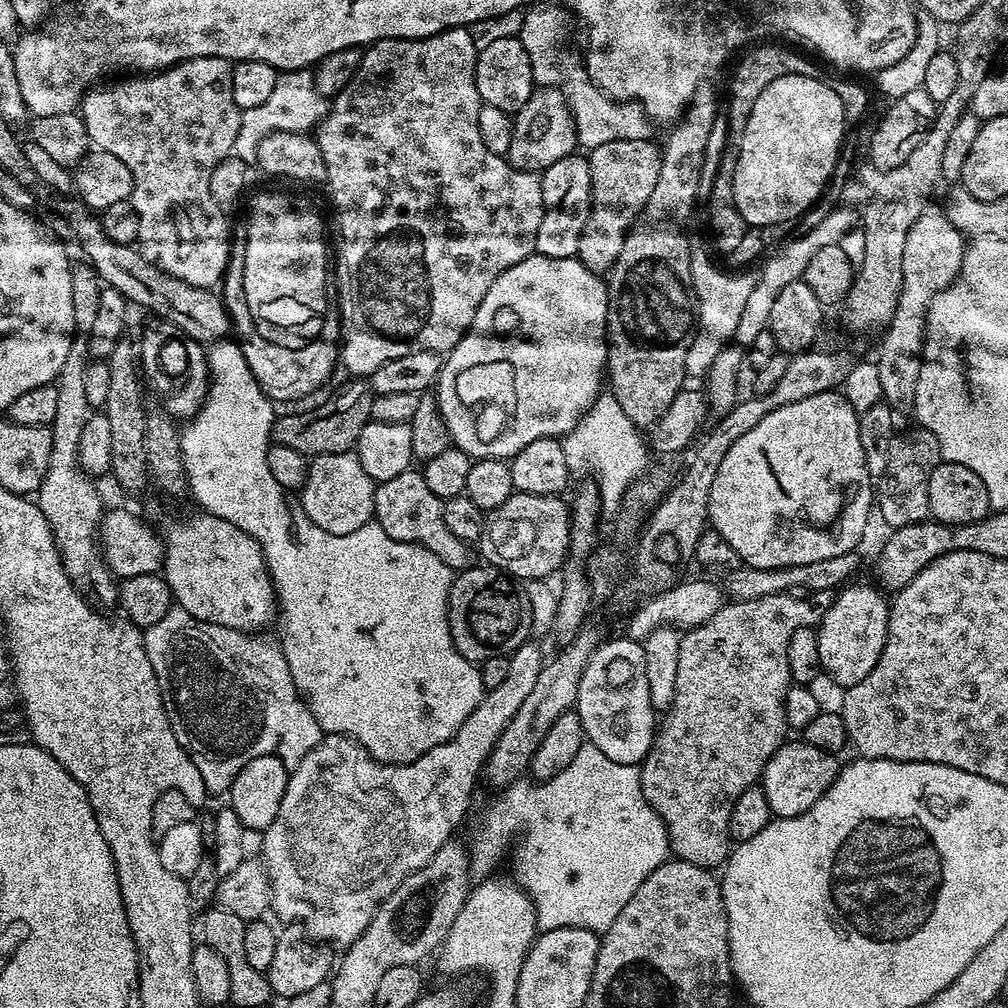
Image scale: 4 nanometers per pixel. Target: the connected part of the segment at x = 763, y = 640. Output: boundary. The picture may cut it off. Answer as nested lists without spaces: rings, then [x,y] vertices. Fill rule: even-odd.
[[[779,592],[778,594],[770,594],[766,598],[732,600],[725,602],[718,610],[718,614],[714,614],[714,618],[702,622],[702,626],[687,629],[681,635],[680,649],[678,650],[678,679],[674,681],[672,705],[663,713],[650,750],[639,765],[642,794],[646,798],[646,802],[650,802],[650,806],[654,806],[658,818],[662,818],[662,822],[668,831],[668,846],[675,859],[685,860],[694,866],[709,870],[719,869],[727,861],[730,851],[728,823],[730,822],[732,801],[735,796],[742,794],[742,790],[753,787],[763,777],[766,762],[770,762],[772,755],[779,750],[781,744],[785,743],[784,732],[789,731],[784,713],[784,703],[788,689],[793,687],[794,681],[790,674],[790,666],[786,662],[786,642],[790,642],[790,634],[794,634],[794,630],[819,625],[820,620],[826,614],[826,610],[832,605],[832,597],[833,593],[830,592],[810,592],[807,594]]]

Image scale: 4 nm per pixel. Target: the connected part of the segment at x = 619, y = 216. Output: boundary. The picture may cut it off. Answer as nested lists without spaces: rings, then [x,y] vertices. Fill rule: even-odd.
[[[626,138],[618,142],[602,142],[602,146],[587,153],[592,209],[586,218],[586,226],[582,226],[582,238],[578,238],[575,254],[575,259],[583,262],[586,270],[597,274],[611,272],[614,262],[618,262],[618,254],[622,254],[622,242],[626,242],[628,233],[647,209],[660,173],[661,149],[652,143],[651,139]]]

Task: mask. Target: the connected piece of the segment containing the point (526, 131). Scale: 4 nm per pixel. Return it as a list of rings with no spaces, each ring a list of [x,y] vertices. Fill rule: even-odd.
[[[536,88],[530,102],[515,113],[507,161],[523,172],[542,174],[558,158],[566,158],[577,151],[576,127],[572,111],[557,88]]]

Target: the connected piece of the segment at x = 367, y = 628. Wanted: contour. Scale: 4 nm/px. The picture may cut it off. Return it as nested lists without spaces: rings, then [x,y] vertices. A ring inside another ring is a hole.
[[[228,338],[217,340],[207,349],[210,373],[208,394],[195,416],[185,423],[188,425],[179,433],[181,454],[184,456],[184,472],[187,476],[190,495],[192,494],[193,498],[200,503],[197,505],[203,511],[238,526],[238,530],[250,534],[250,538],[259,542],[268,567],[268,575],[272,578],[272,589],[276,592],[278,624],[280,620],[280,633],[278,633],[280,649],[286,658],[286,666],[290,666],[290,678],[294,678],[294,686],[300,693],[300,698],[306,702],[310,714],[314,714],[321,733],[348,736],[351,740],[358,741],[368,753],[384,764],[414,762],[422,754],[426,754],[426,750],[434,750],[434,746],[445,744],[460,729],[462,722],[470,718],[470,714],[480,704],[480,699],[484,697],[486,691],[480,677],[479,667],[473,661],[462,658],[462,654],[458,654],[450,634],[448,591],[454,579],[453,569],[448,568],[446,562],[442,562],[442,558],[430,554],[430,550],[426,550],[420,544],[398,542],[390,538],[390,534],[386,534],[386,530],[382,530],[382,526],[375,522],[366,526],[358,526],[354,534],[330,534],[322,530],[322,526],[314,526],[314,522],[310,522],[310,518],[306,518],[304,512],[294,507],[293,501],[292,504],[288,501],[289,493],[282,486],[278,486],[278,482],[274,482],[273,476],[270,475],[270,466],[266,466],[270,433],[277,418],[272,409],[273,402],[265,395],[260,383],[250,372],[239,343],[231,344],[230,341],[231,339]]]

